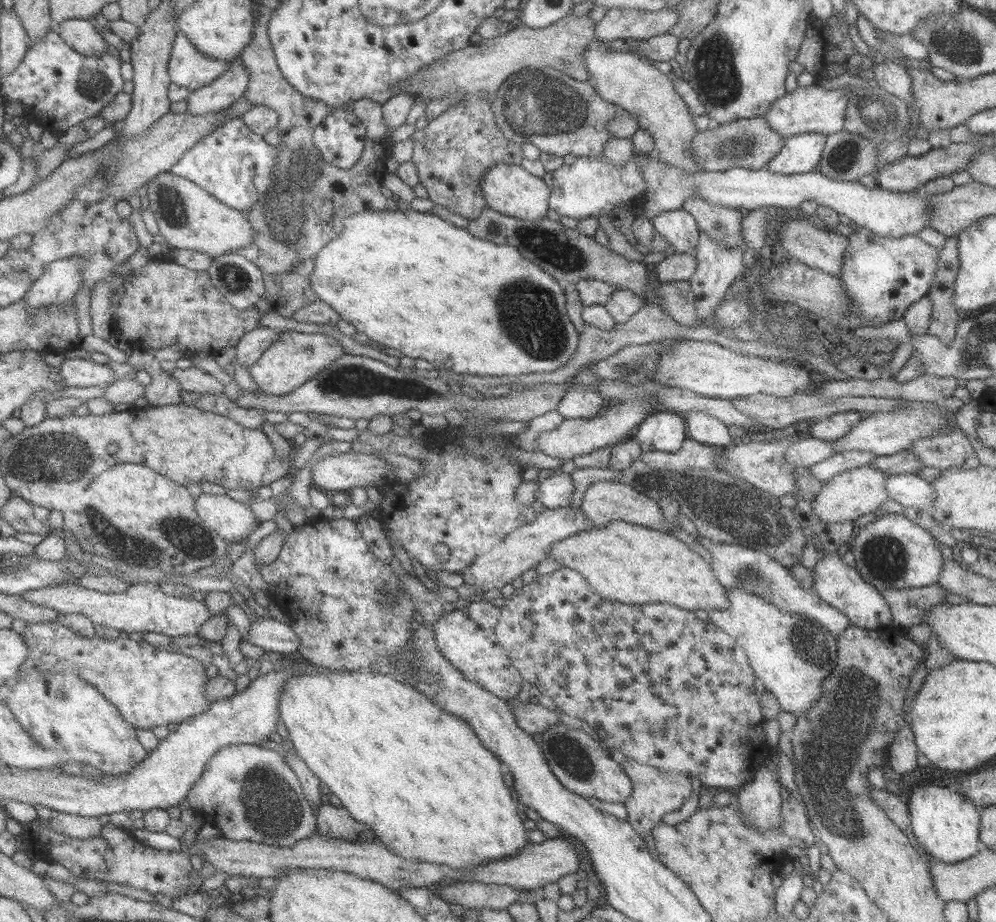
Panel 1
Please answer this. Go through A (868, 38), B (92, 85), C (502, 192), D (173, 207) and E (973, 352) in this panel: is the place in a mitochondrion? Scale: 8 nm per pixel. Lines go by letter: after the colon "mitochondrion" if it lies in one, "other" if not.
A: other
B: mitochondrion
C: other
D: mitochondrion
E: mitochondrion

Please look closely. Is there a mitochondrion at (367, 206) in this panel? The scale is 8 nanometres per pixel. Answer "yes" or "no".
no

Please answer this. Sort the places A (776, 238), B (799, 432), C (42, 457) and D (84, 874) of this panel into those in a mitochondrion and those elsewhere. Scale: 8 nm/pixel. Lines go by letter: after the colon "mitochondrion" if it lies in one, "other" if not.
A: other
B: other
C: mitochondrion
D: other

